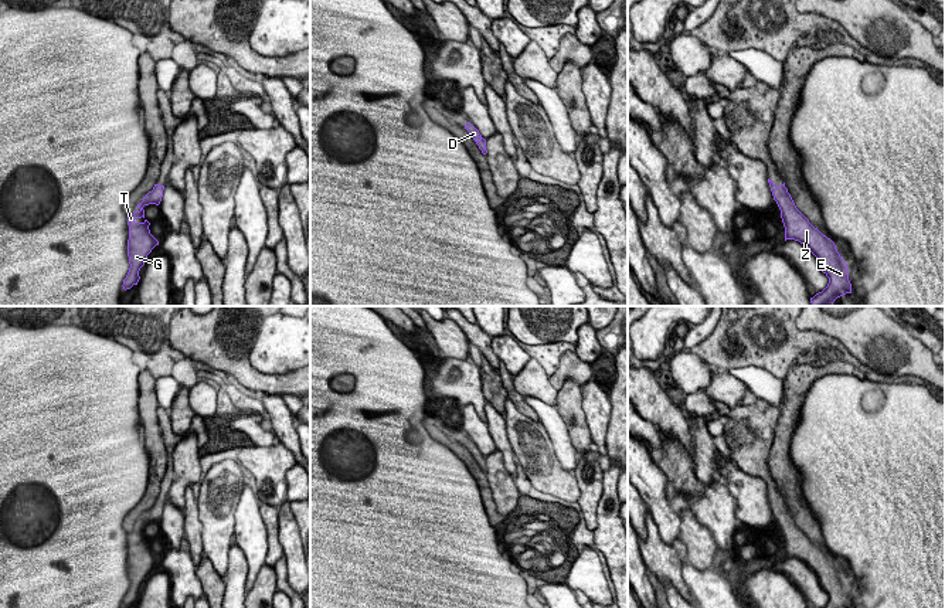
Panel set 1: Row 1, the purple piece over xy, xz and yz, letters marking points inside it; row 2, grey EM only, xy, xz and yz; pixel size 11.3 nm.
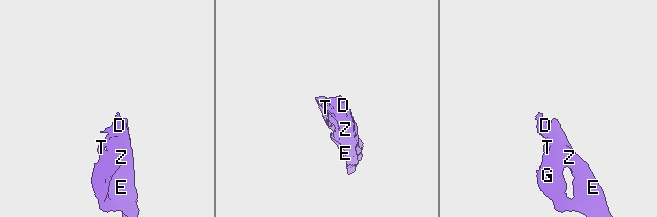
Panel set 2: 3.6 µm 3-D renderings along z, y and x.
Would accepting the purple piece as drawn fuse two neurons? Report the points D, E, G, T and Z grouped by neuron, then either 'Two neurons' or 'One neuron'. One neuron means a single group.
Groups: D E G T Z. One neuron

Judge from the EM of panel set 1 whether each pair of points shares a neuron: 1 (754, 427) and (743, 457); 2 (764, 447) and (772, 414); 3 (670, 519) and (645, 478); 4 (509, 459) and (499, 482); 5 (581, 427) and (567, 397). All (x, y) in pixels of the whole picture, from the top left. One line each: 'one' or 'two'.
1: one
2: one
3: one
4: two
5: one

